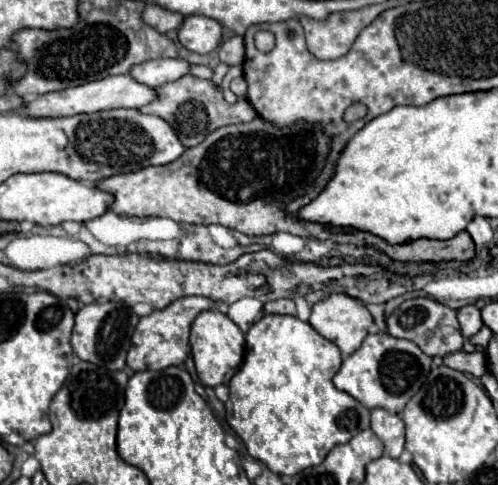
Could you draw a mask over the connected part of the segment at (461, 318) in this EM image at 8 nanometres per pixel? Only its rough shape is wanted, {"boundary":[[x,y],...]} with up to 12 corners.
{"boundary":[[476,306],[458,310],[458,322],[466,338],[482,328],[482,316]]}

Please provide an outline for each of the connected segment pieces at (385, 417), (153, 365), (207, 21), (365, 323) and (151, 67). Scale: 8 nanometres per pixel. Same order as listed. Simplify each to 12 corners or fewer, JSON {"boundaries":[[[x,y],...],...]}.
{"boundaries":[[[372,410],[372,430],[384,454],[400,458],[404,422],[398,414]],[[186,296],[140,318],[126,366],[164,370],[188,358],[190,326],[216,308]],[[186,16],[180,44],[196,54],[218,48],[222,26],[206,16]],[[332,294],[308,322],[350,356],[372,314],[358,300]],[[180,58],[150,60],[130,68],[138,84],[150,88],[188,74],[190,64]]]}

